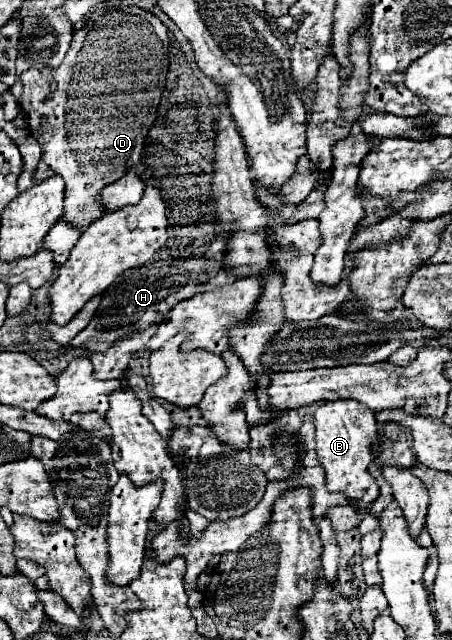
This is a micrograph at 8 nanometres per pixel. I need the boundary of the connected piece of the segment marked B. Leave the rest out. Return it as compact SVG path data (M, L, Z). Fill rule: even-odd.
M329 401L315 409L315 429L317 461L325 469L327 489L345 493L347 501L353 503L357 511L369 509L379 497L379 485L369 473L369 465L379 453L379 425L373 411L357 401Z

